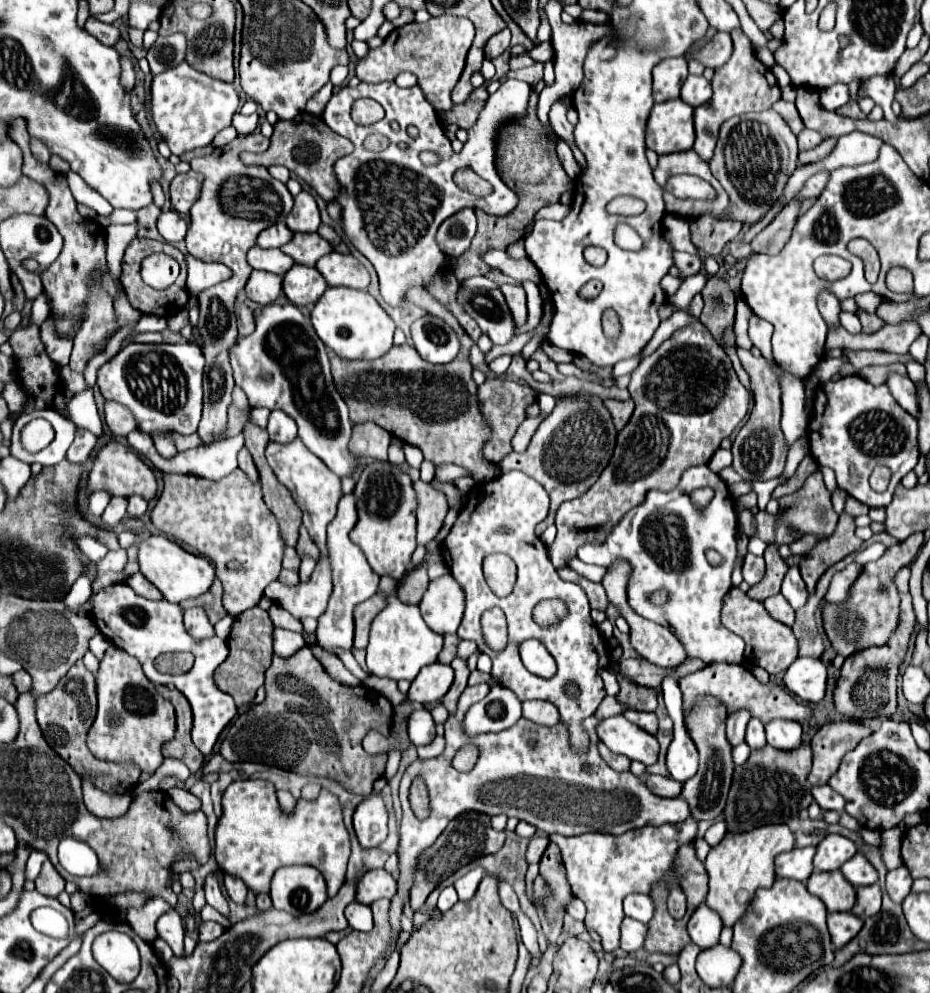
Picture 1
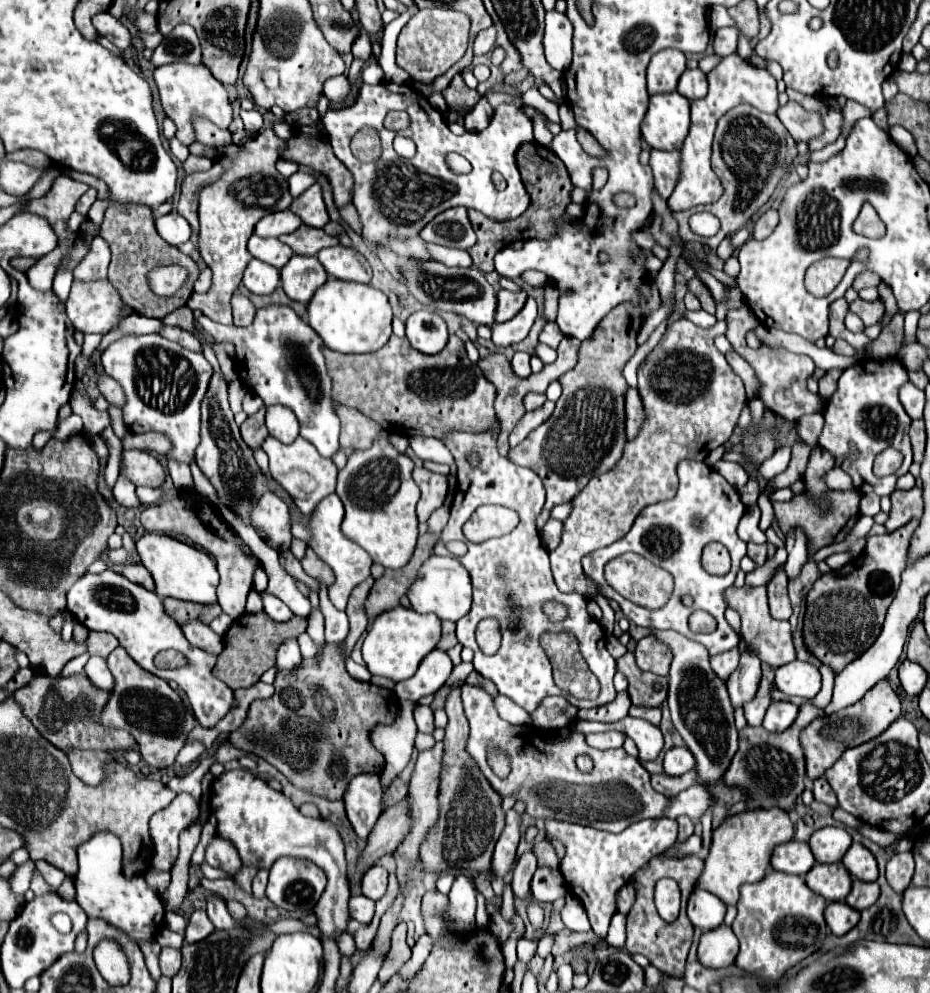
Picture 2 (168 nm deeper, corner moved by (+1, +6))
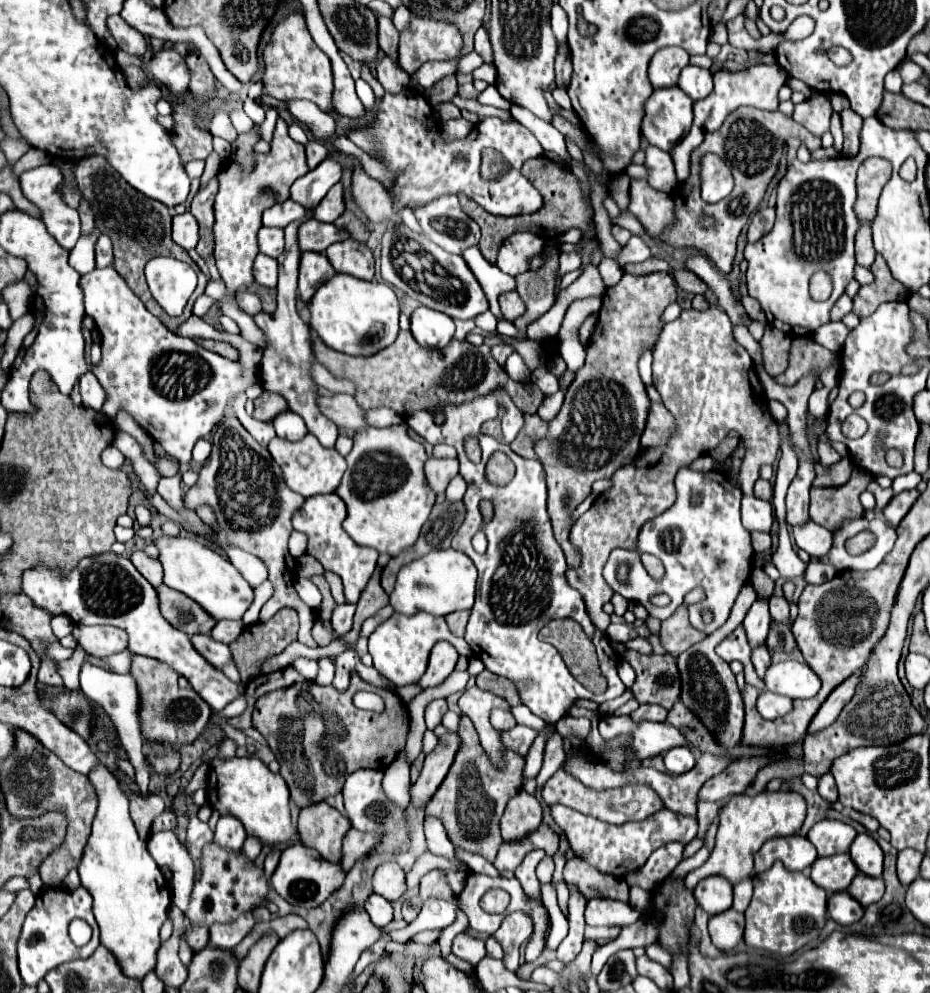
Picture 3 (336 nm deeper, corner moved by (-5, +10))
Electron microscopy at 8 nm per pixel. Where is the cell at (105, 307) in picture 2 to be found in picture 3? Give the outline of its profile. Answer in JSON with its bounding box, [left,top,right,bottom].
[81,266,259,472]

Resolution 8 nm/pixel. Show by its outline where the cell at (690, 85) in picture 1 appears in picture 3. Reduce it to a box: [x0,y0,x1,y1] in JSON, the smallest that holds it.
[679,66,713,100]

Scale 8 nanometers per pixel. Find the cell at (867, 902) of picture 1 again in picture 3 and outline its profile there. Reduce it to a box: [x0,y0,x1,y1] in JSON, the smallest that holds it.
[847,872,885,906]

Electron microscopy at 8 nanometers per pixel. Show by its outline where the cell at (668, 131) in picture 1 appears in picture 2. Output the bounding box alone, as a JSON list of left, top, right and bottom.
[641,92,689,150]

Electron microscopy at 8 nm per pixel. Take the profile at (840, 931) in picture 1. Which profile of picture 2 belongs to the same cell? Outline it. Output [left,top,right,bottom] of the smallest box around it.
[825,902,859,936]

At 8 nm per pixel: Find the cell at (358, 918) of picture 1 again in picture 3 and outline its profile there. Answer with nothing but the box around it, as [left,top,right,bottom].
[365,894,393,926]

